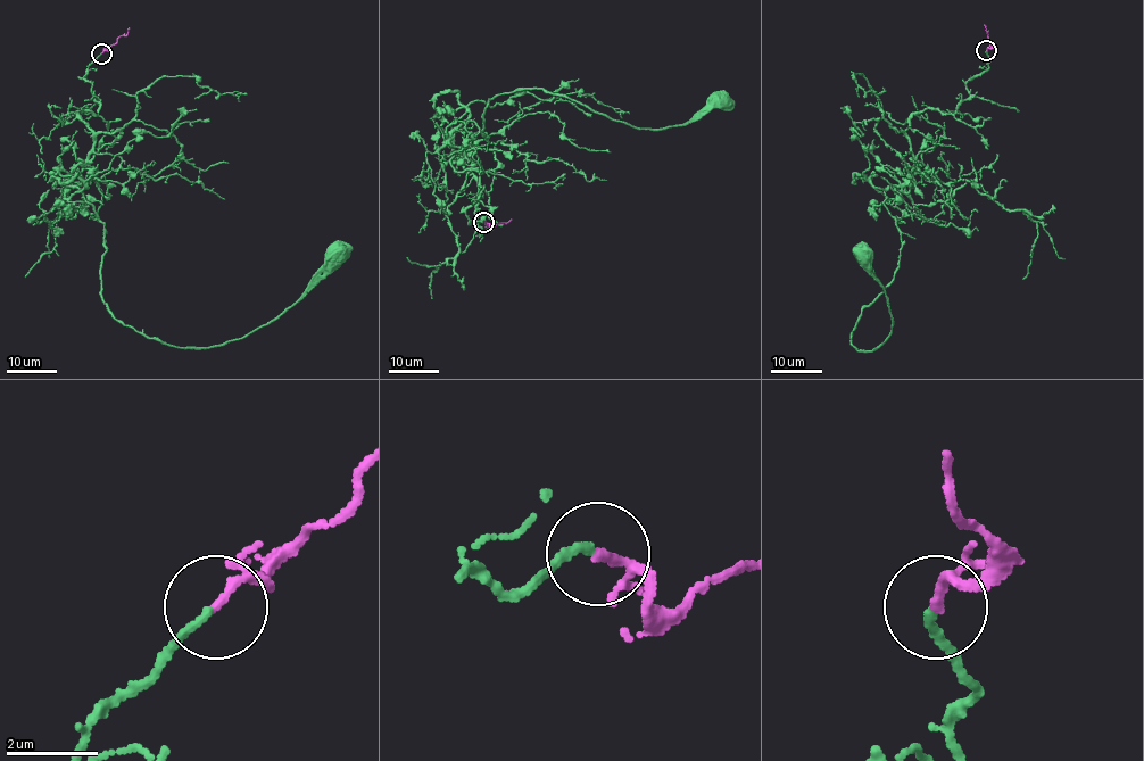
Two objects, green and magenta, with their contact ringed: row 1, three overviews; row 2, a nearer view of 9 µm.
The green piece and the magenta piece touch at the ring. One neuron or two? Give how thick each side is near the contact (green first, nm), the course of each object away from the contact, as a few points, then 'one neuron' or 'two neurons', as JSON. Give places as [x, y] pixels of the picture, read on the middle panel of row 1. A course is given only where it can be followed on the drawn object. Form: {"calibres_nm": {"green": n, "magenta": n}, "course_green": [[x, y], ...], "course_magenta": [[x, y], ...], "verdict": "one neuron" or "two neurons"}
{"calibres_nm": {"green": 170, "magenta": 140}, "course_green": [[483, 222], [475, 142], [452, 133], [487, 139], [499, 93], [638, 129], [719, 104]], "course_magenta": [[485, 222], [492, 229], [512, 220]], "verdict": "one neuron"}

